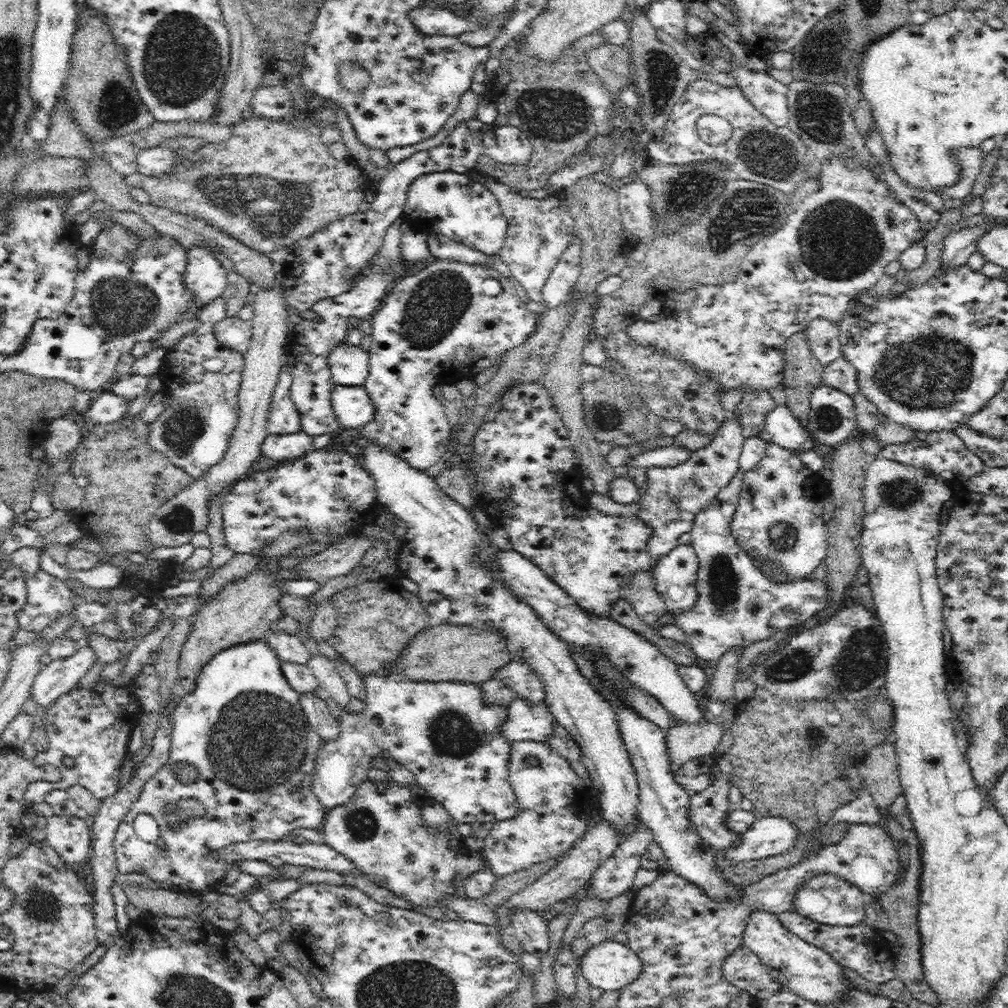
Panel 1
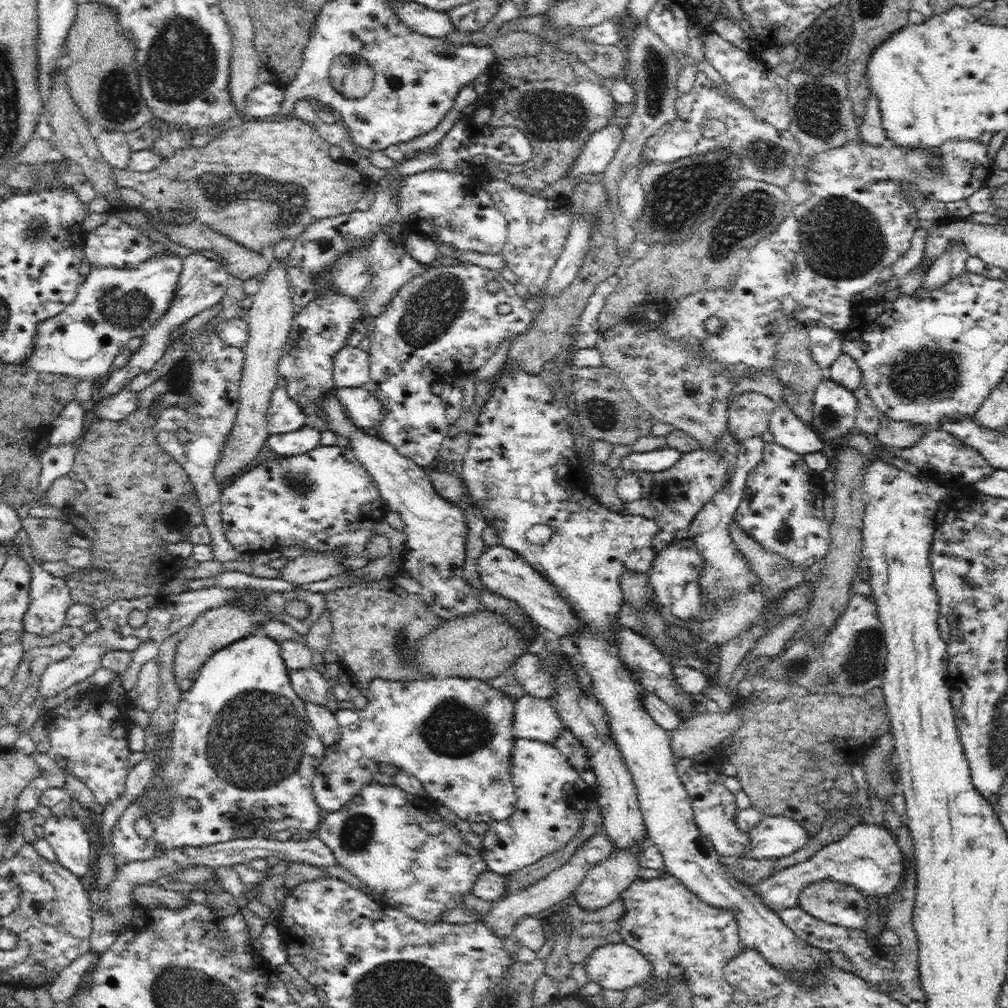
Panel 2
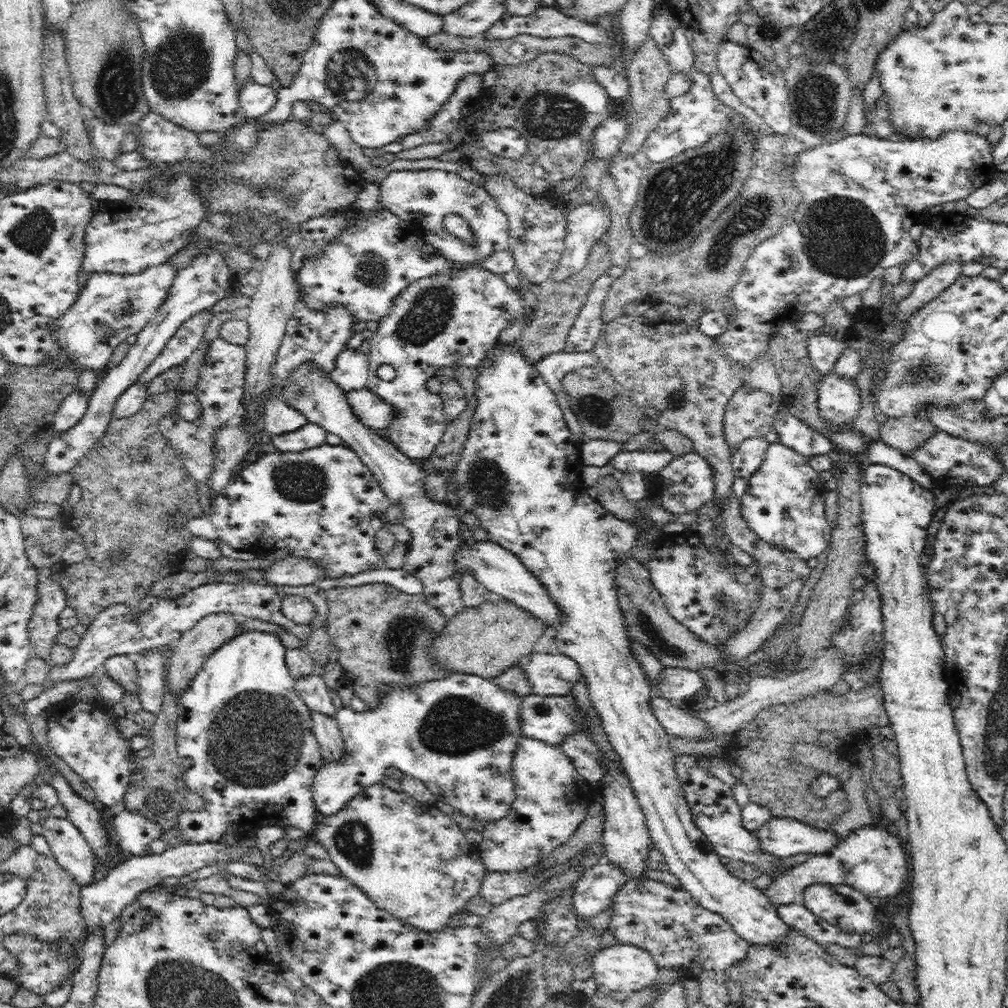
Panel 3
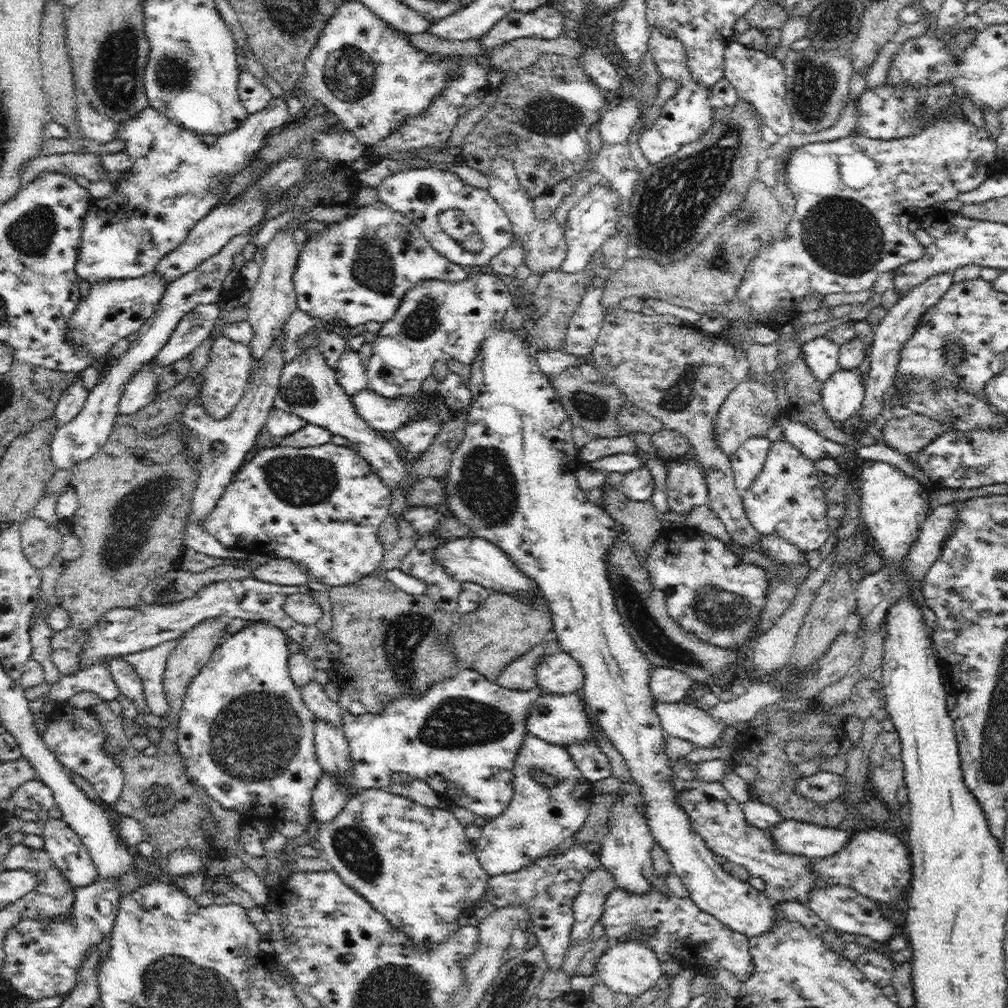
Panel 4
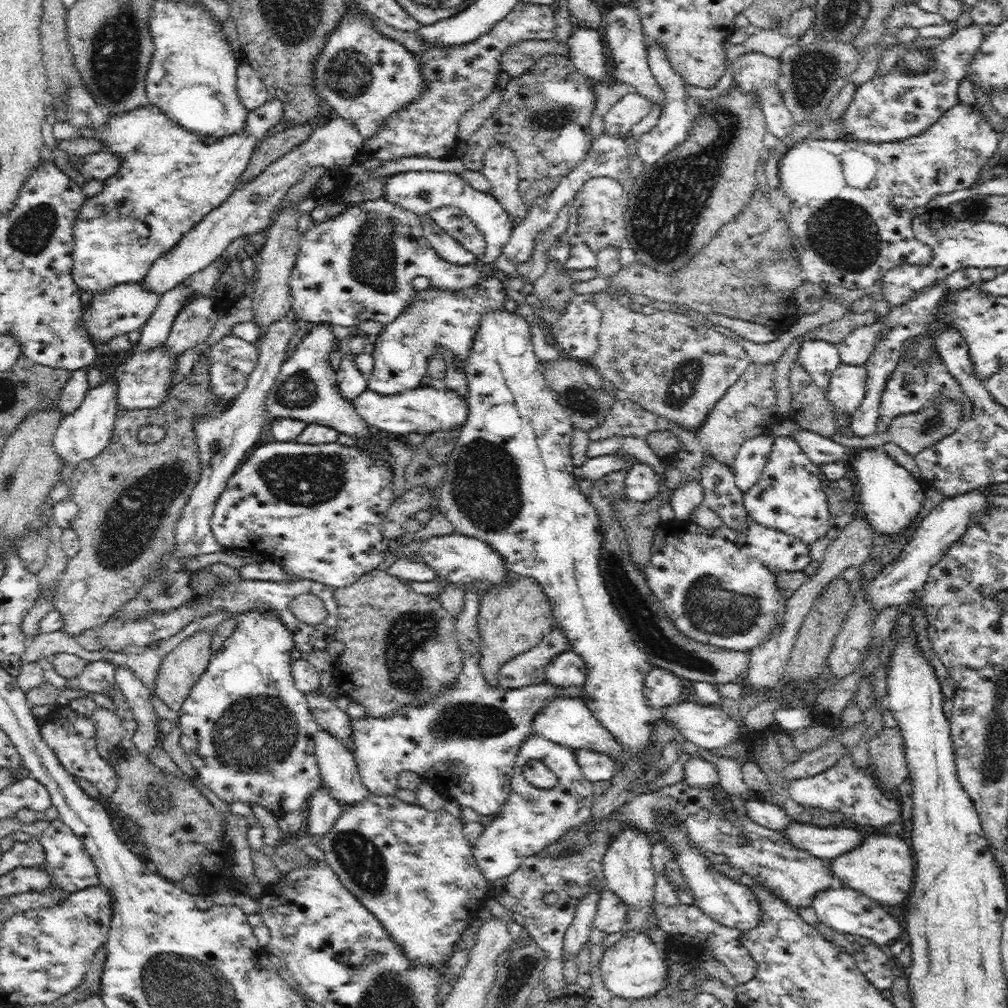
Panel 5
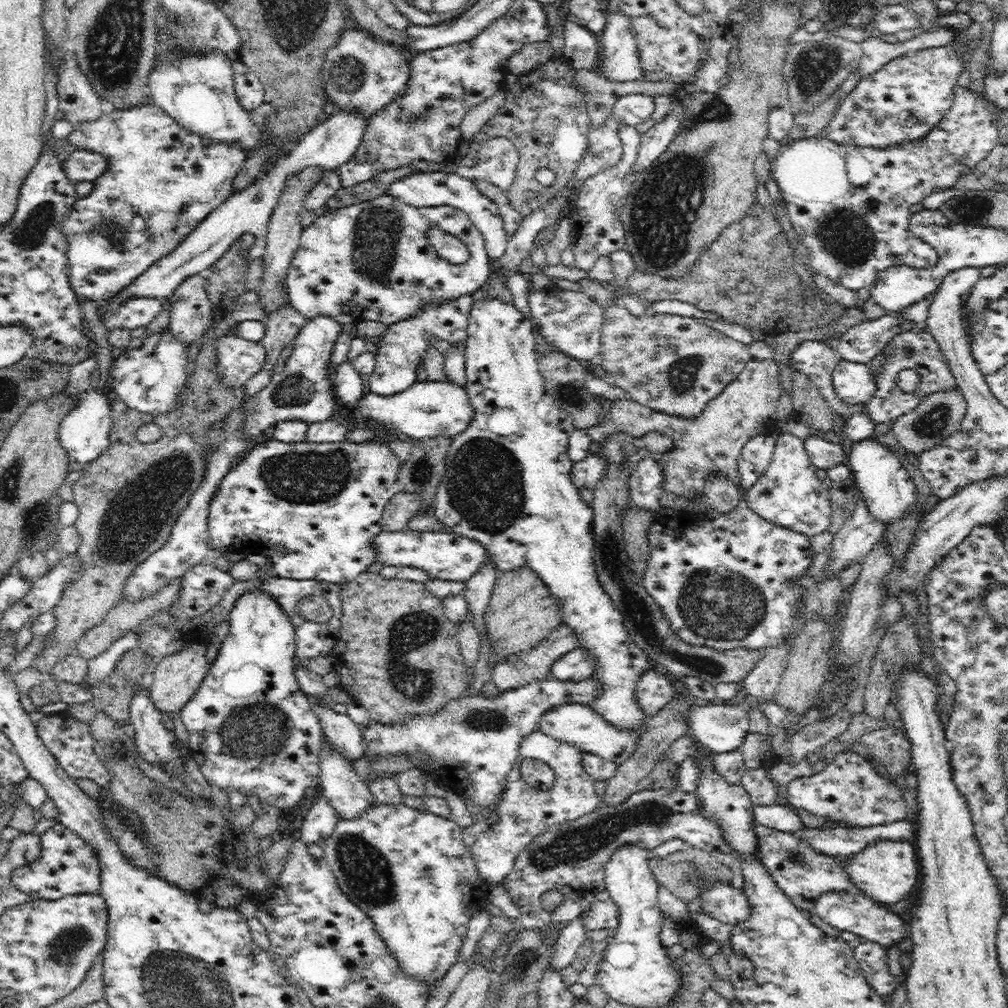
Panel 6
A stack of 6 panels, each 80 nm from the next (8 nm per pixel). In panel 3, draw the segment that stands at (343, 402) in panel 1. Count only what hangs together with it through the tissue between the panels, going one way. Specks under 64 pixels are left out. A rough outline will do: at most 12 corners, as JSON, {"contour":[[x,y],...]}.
{"contour":[[367,387],[346,393],[360,422],[388,430],[395,410]]}

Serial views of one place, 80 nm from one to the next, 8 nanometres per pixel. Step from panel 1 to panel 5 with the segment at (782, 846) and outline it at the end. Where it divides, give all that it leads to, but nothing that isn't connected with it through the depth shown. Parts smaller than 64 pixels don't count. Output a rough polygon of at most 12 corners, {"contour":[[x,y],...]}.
{"contour":[[794,821],[783,831],[796,849],[834,859],[866,838],[845,827]]}

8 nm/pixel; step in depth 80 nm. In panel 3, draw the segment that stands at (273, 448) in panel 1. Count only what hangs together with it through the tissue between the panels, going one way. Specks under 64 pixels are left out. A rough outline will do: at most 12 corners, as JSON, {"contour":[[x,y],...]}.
{"contour":[[308,422],[299,430],[274,436],[280,452],[324,444],[326,434]]}

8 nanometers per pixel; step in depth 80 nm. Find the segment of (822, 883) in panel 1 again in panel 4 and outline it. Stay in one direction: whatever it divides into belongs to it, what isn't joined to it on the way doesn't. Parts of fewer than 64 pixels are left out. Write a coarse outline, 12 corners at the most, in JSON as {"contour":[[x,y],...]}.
{"contour":[[816,886],[807,906],[835,932],[890,940],[896,926],[852,887]]}

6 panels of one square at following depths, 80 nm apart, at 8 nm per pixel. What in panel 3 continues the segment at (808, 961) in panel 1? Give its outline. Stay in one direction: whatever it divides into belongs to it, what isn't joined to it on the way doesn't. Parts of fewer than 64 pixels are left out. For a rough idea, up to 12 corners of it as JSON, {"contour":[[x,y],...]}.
{"contour":[[519,346],[478,368],[453,503],[558,605],[667,870],[742,943],[790,927],[694,823],[614,572],[636,523],[589,496]]}

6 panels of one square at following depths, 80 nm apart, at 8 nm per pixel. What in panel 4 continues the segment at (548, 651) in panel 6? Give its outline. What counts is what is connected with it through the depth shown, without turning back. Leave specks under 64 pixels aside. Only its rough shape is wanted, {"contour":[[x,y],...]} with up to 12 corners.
{"contour":[[537,645],[507,664],[496,682],[522,692],[536,687],[537,664],[547,655]]}

